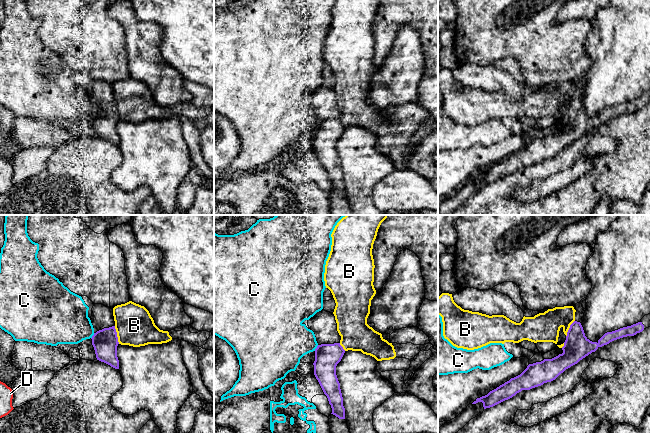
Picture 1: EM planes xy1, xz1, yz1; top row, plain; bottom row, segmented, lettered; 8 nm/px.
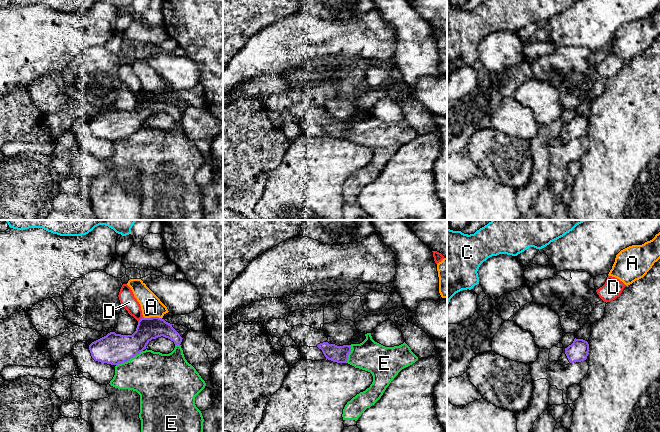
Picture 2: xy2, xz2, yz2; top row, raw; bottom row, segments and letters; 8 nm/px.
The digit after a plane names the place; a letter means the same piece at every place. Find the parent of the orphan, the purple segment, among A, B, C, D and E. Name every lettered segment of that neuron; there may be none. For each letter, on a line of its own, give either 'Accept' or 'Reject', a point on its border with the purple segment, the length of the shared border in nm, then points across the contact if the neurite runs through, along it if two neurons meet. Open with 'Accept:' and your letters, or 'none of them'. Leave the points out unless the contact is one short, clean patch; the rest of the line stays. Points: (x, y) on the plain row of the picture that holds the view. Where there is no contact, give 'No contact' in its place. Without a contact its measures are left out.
Accept: none of them
A: Reject. Touches purple at xy2 (152, 93). Shared border 150 nm. Boundary: xy2 (143, 92), (161, 94)
B: Reject. Touches purple at xy1 (116, 111). Shared border 150 nm. Boundary: xy1 (114, 102), (119, 119)
C: Reject. Touches purple at xz1 (316, 124). Shared border 60 nm
D: Reject. Touches purple at xy2 (140, 95). Shared border 60 nm. Boundary: xy2 (142, 92), (138, 97)
E: Reject. Touches purple at xy2 (129, 135). Shared border 240 nm

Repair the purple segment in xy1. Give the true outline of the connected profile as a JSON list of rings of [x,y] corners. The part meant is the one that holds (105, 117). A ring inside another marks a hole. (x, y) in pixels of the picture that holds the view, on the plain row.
[[[115,102],[97,107],[91,115],[97,136],[115,145],[119,145],[119,136],[117,133],[119,118]]]

